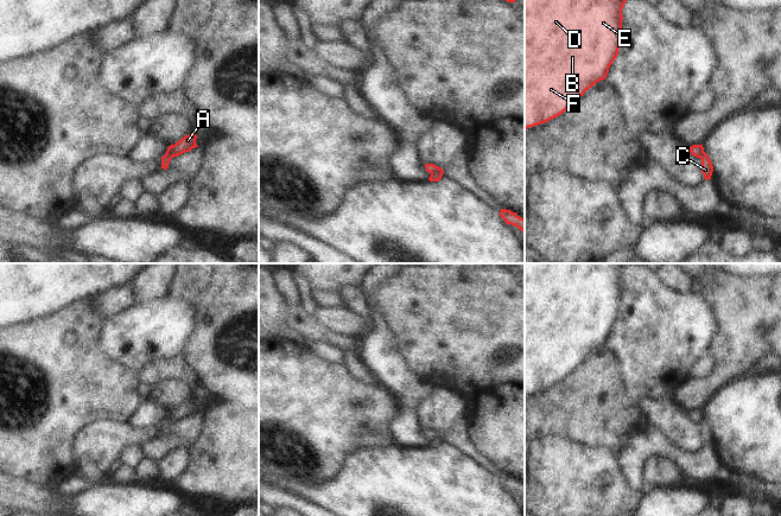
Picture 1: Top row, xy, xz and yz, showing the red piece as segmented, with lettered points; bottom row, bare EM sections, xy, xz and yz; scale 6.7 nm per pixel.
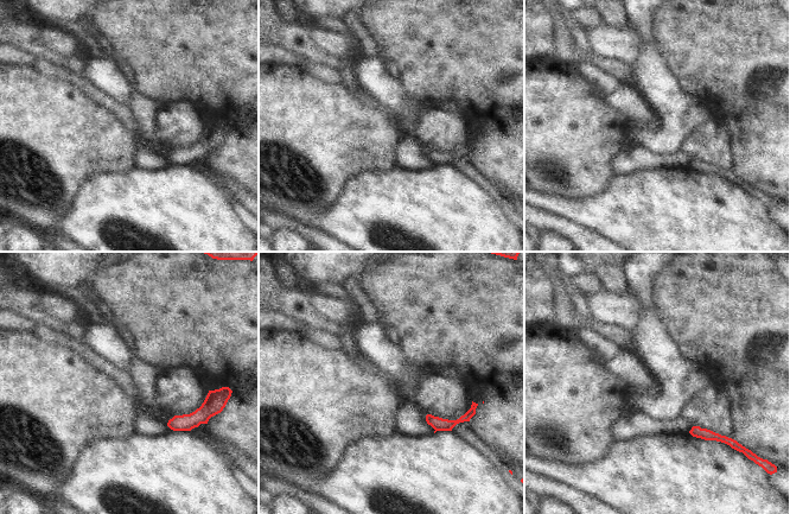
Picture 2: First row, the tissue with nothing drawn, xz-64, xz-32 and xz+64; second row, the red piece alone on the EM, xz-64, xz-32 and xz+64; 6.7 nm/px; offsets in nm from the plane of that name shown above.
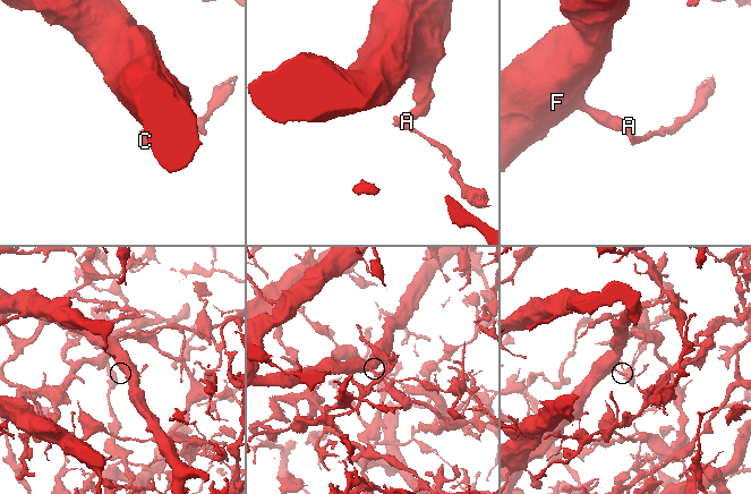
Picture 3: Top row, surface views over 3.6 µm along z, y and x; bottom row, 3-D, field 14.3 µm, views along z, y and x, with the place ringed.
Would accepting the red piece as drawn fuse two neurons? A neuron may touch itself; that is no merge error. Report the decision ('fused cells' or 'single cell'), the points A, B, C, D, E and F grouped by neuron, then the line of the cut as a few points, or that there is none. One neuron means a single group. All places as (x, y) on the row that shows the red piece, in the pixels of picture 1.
fused cells | A B D E F / C | xz (431, 172), (438, 172), (442, 176)

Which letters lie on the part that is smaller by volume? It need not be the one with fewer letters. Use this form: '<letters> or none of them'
C.

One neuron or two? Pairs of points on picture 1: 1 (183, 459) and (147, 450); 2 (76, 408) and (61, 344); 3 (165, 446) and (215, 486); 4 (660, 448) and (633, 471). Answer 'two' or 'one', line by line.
1: two
2: one
3: two
4: one

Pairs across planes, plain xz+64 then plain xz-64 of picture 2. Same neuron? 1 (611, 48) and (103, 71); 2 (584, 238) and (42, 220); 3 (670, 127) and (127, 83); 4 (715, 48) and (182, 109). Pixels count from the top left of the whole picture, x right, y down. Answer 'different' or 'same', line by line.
1: different
2: same
3: same
4: different

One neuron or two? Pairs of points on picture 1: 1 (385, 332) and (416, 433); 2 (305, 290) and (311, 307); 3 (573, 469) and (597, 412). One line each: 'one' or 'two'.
1: one
2: one
3: two

